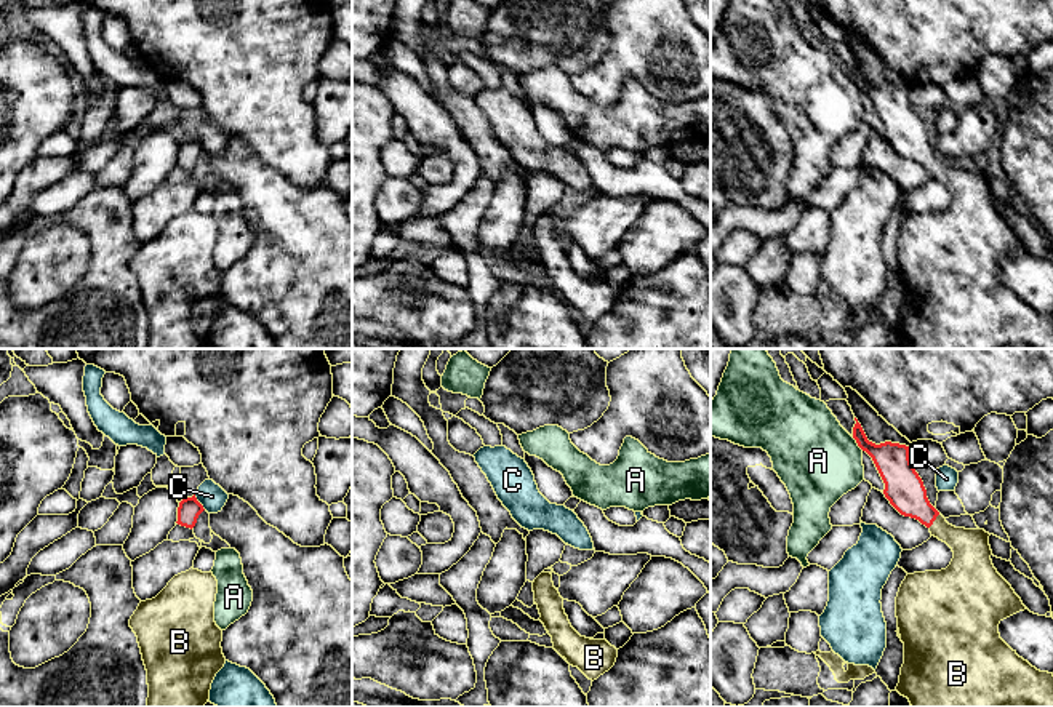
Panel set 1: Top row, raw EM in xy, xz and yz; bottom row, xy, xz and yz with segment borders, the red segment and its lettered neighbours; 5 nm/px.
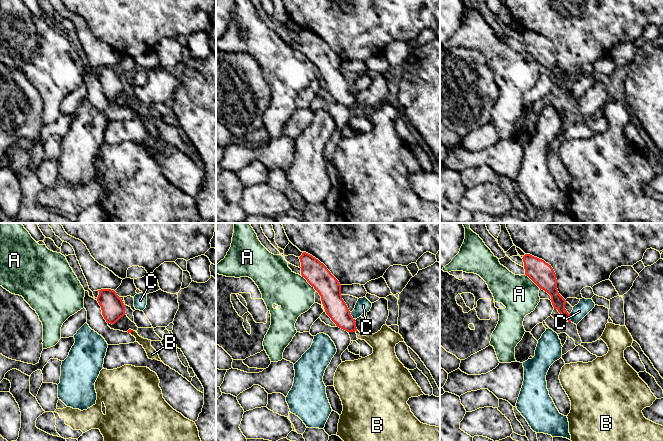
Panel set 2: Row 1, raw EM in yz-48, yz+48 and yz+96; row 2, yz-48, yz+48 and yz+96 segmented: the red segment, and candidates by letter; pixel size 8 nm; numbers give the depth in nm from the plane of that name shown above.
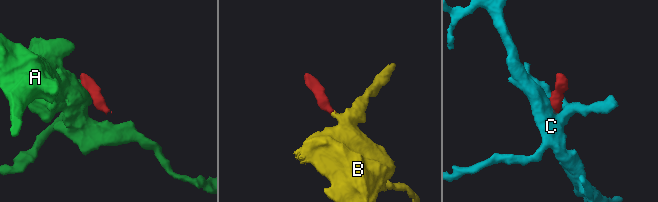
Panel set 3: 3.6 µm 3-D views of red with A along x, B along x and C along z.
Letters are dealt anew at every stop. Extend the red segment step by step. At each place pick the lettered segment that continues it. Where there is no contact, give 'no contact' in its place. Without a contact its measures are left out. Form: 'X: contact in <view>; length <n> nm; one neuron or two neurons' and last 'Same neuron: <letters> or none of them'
A: contact in yz; length 90 nm; two neurons
B: contact in yz; length 90 nm; one neuron
C: contact in xy; length 100 nm; two neurons
Same neuron: B

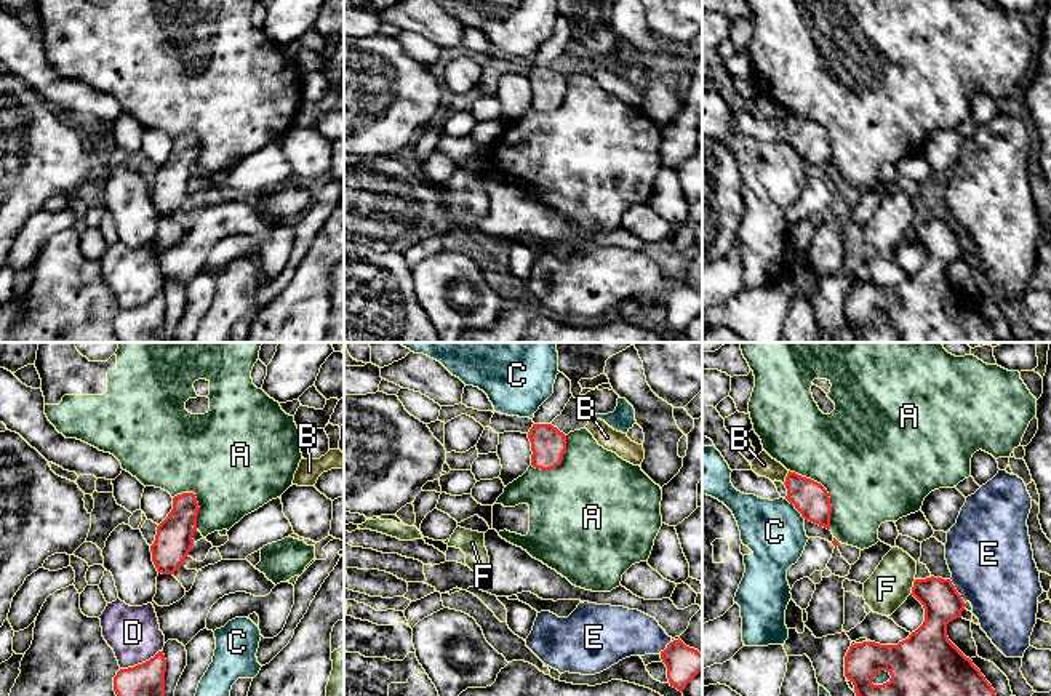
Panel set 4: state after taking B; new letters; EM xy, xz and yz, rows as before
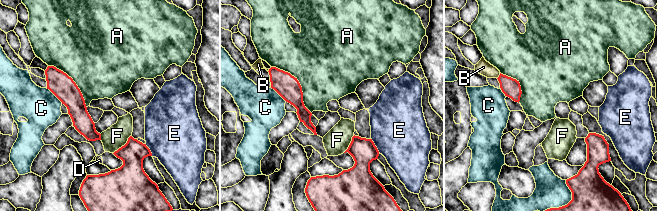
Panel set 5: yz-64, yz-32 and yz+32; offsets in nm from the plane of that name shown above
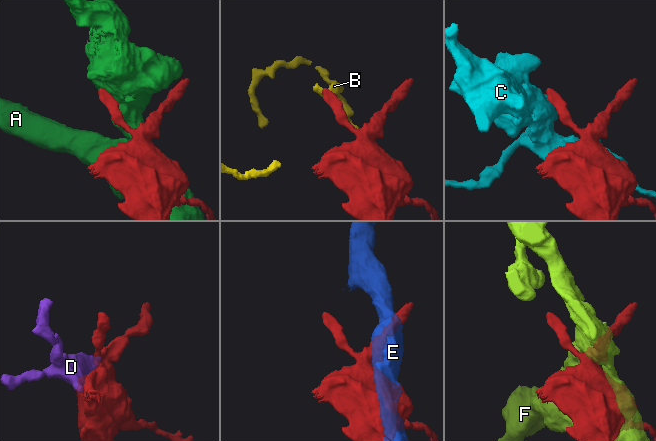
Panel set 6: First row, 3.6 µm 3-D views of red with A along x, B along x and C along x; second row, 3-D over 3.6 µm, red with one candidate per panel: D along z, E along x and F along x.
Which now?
A: contact in yz; length 360 nm; two neurons
B: contact in yz; length 70 nm; two neurons
C: contact in yz; length 150 nm; two neurons
D: contact in xy; length 240 nm; two neurons
E: contact in yz; length 150 nm; two neurons
F: contact in yz; length 90 nm; two neurons
Same neuron: none of them

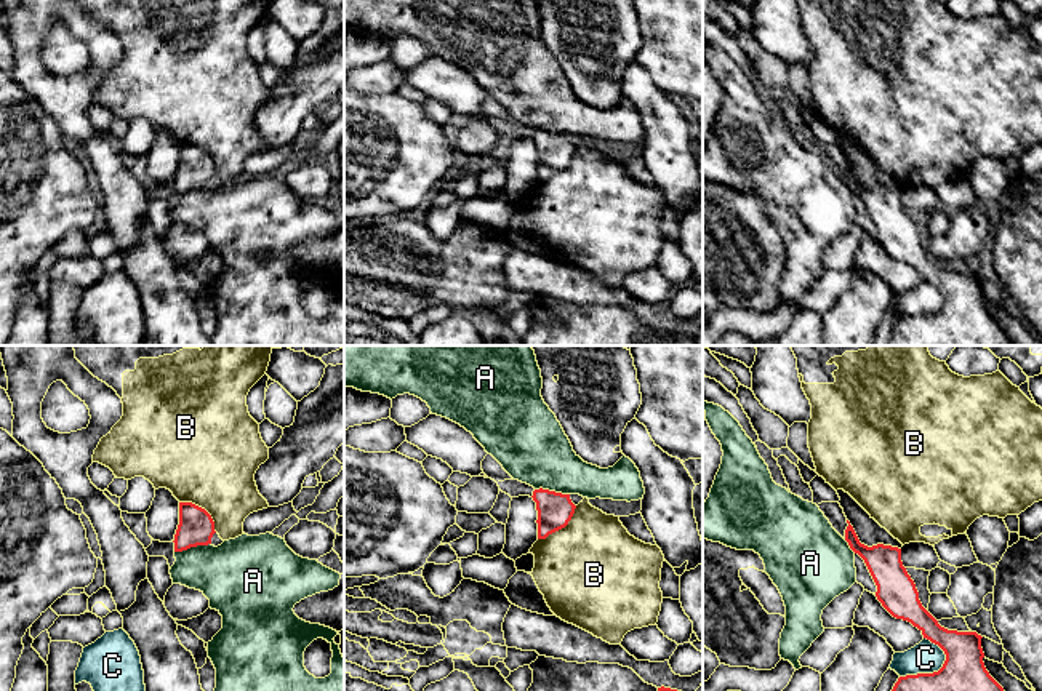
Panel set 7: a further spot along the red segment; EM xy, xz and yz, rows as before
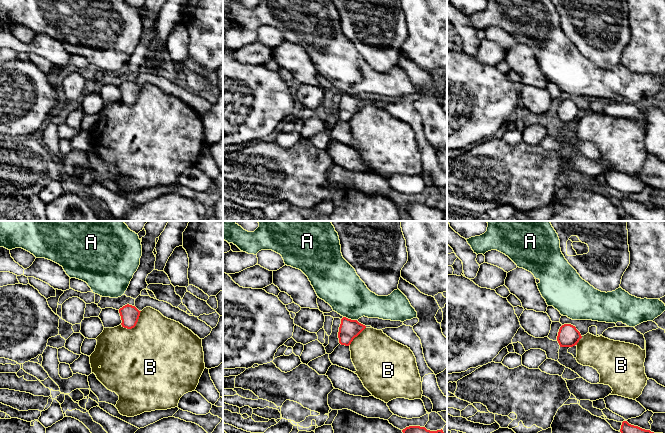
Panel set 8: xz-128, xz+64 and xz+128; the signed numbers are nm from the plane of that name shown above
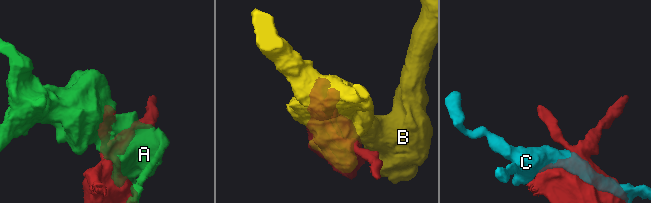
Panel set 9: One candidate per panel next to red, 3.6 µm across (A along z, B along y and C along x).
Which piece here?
A: contact in xy; length 190 nm; two neurons
B: contact in xy; length 240 nm; two neurons
C: contact in yz; length 260 nm; two neurons
Same neuron: none of them

